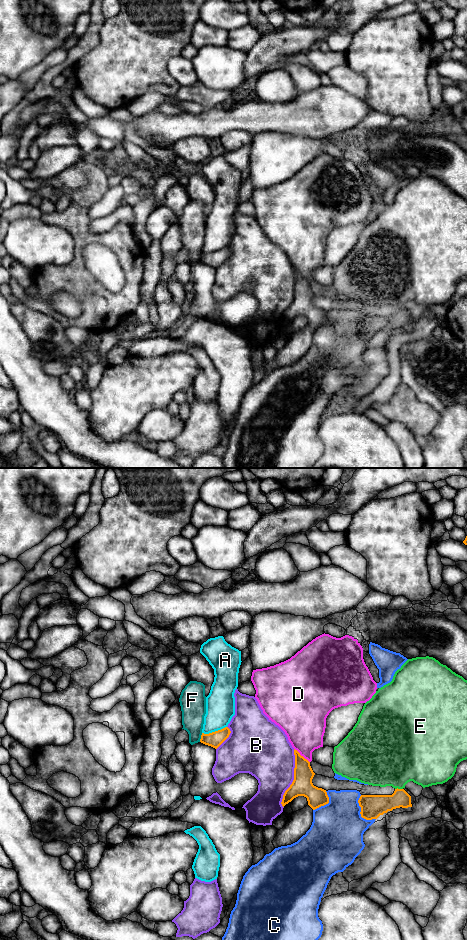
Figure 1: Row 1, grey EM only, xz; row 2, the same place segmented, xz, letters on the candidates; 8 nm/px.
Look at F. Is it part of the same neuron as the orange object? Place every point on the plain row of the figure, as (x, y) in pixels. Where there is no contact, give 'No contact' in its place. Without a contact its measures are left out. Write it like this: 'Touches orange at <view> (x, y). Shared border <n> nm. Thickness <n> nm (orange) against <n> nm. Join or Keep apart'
Touches orange at xz (201, 257). Shared border 80 nm. Thickness 120 nm (orange) against 200 nm. Keep apart

